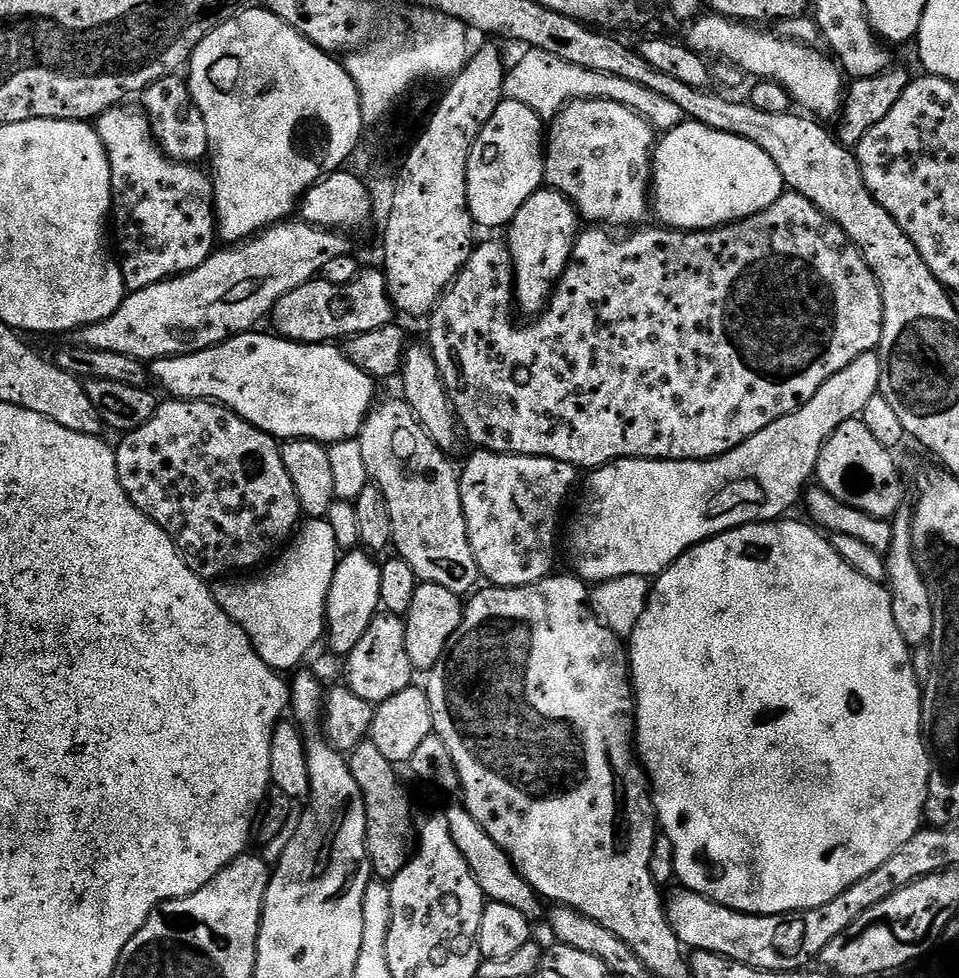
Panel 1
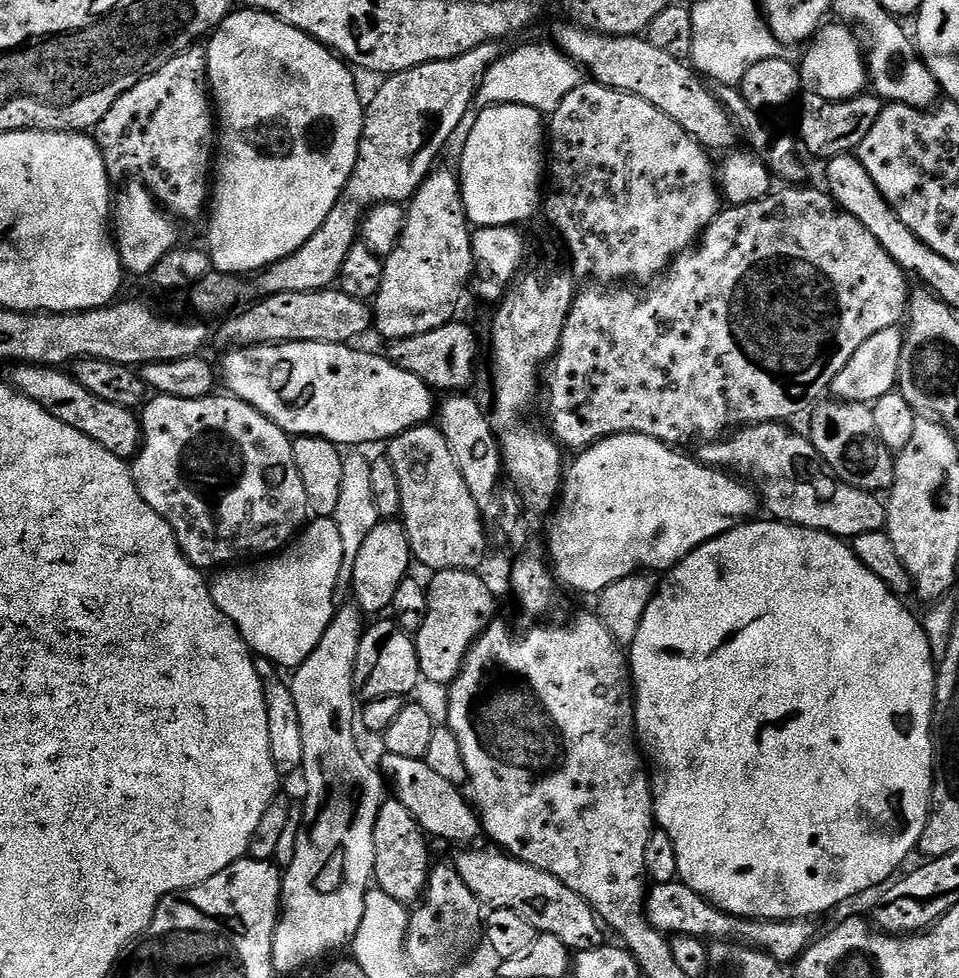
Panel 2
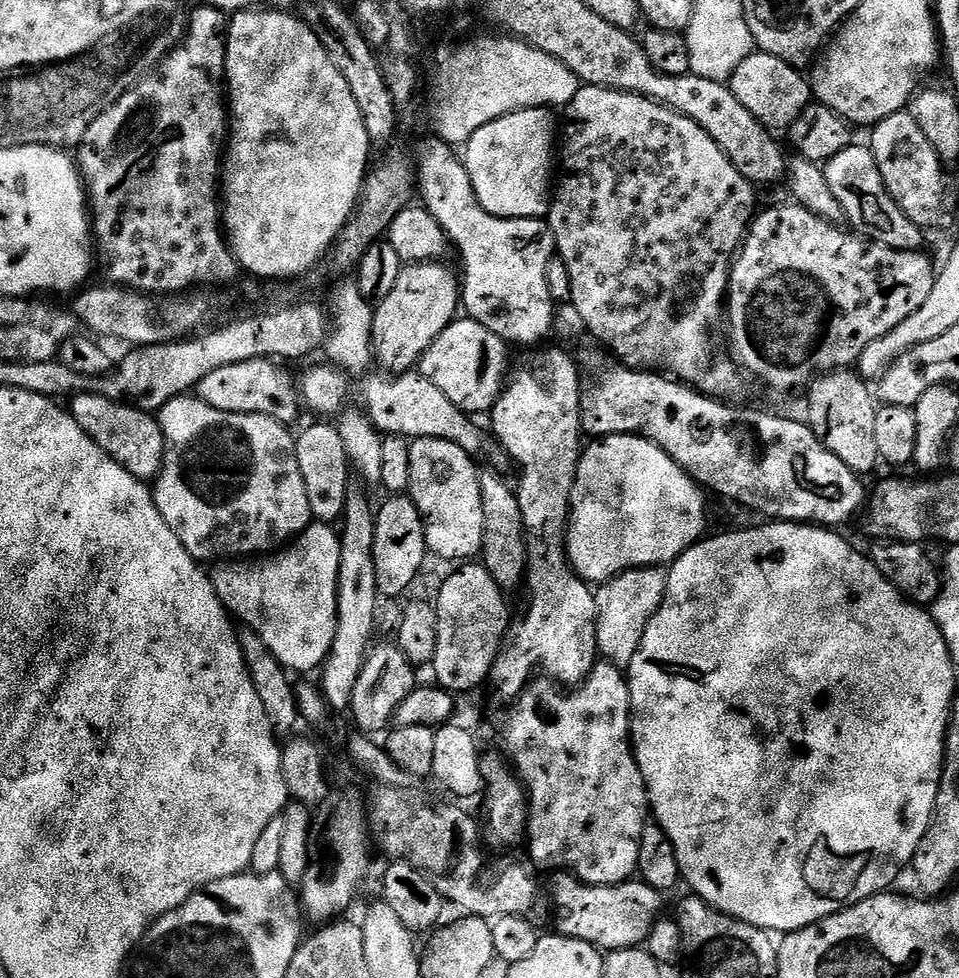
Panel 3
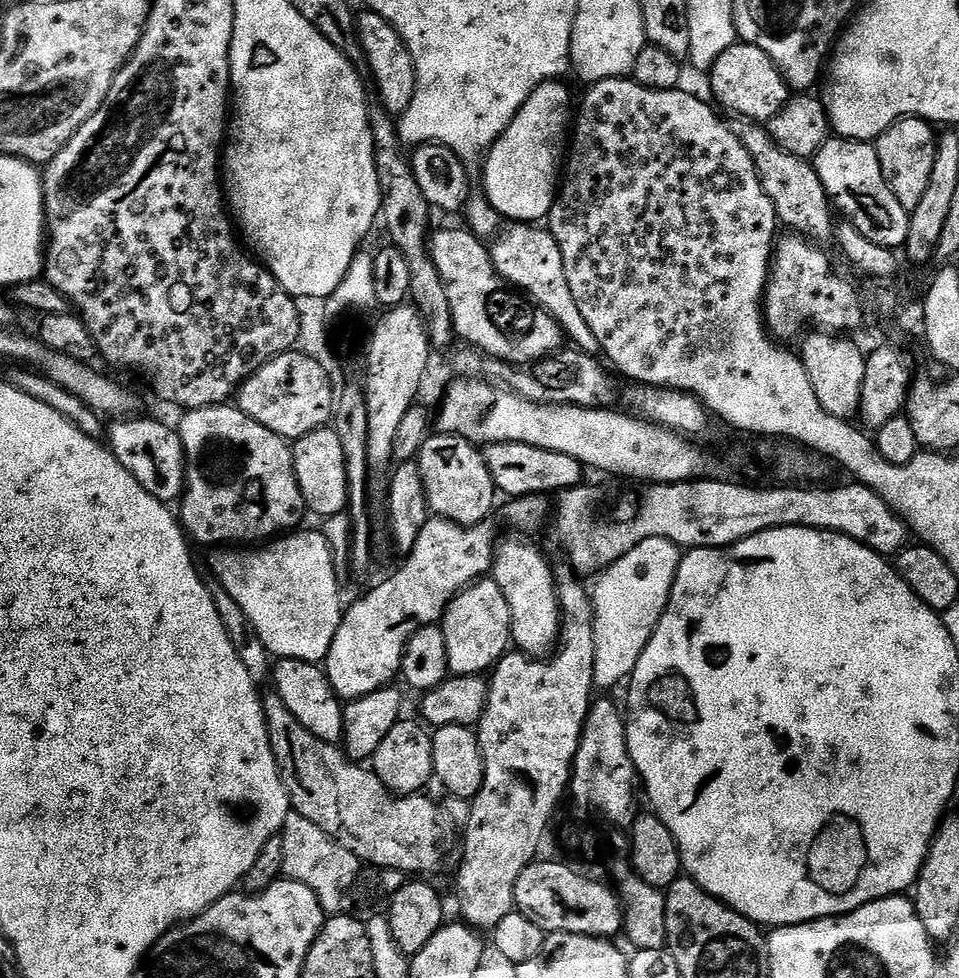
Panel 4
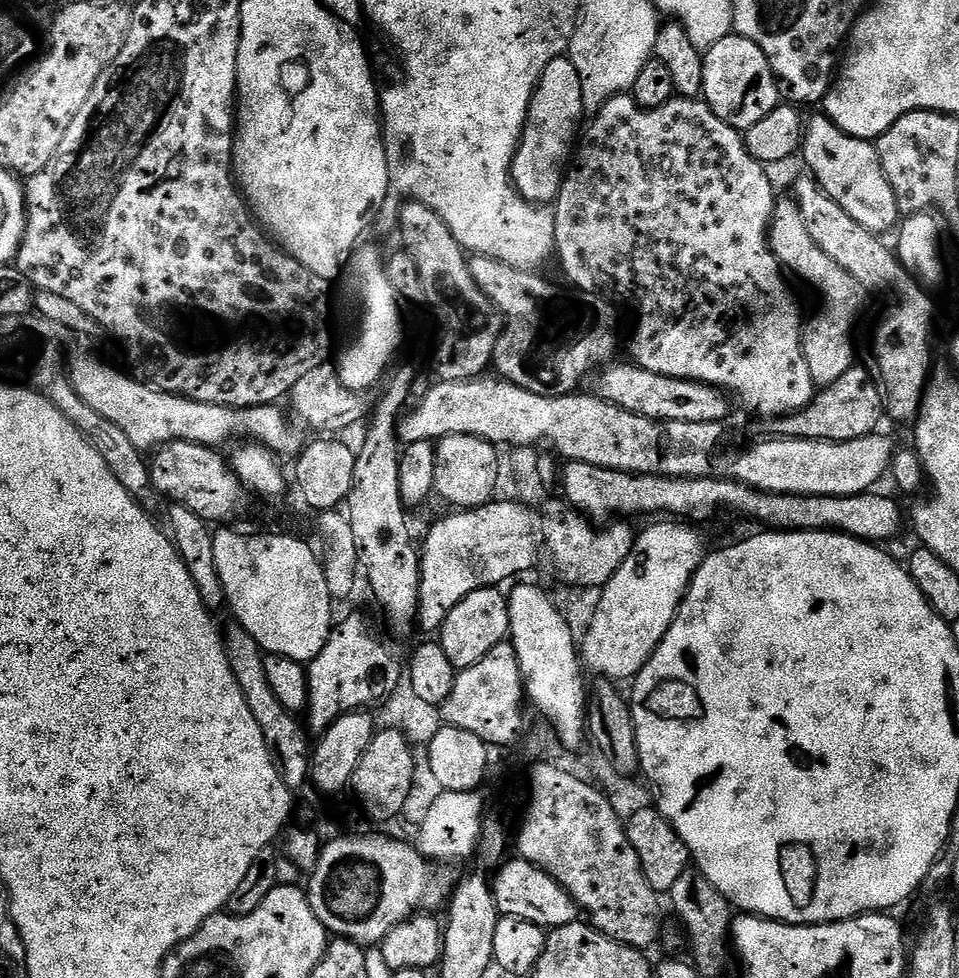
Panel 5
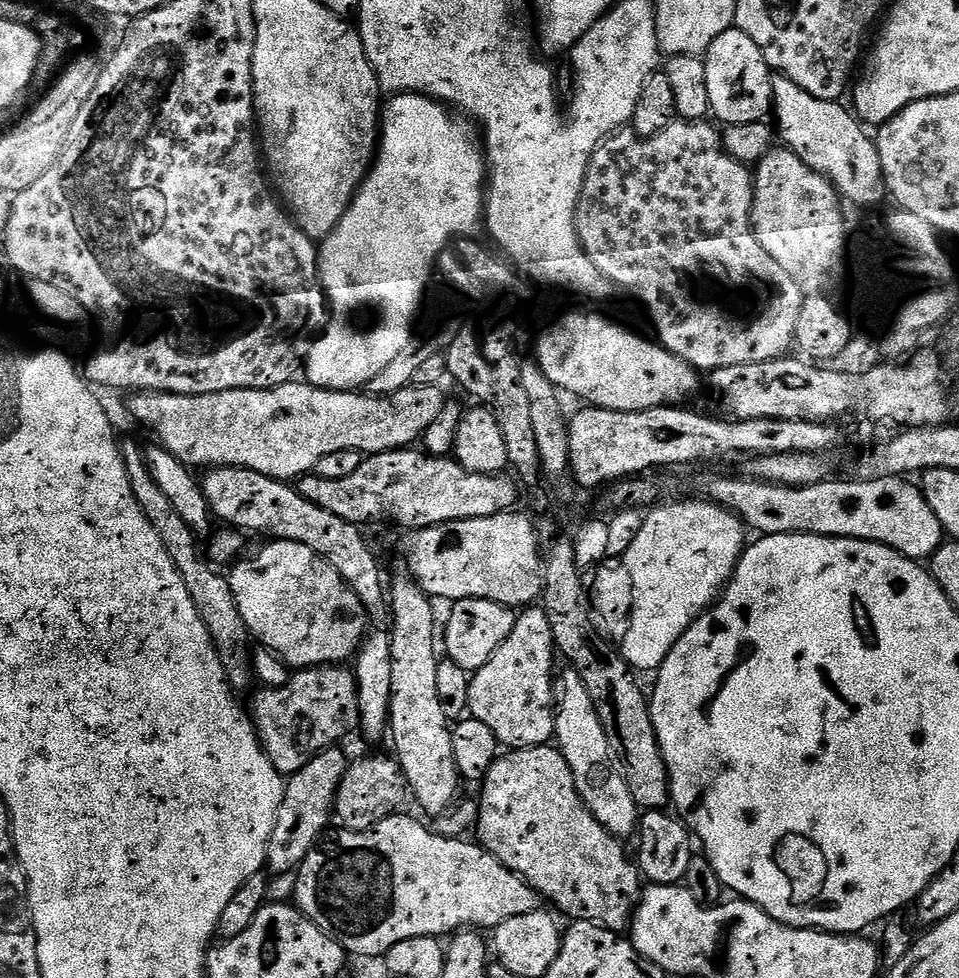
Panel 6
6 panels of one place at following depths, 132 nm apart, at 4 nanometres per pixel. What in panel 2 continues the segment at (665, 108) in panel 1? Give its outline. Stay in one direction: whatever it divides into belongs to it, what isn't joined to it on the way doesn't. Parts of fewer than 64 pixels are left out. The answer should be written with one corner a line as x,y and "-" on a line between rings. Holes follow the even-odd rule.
524,44
521,48
505,51
488,70
480,86
478,100
481,105
513,104
530,106
541,114
552,111
582,82
579,64
565,56
559,48
544,44
-
482,102
482,103
481,103

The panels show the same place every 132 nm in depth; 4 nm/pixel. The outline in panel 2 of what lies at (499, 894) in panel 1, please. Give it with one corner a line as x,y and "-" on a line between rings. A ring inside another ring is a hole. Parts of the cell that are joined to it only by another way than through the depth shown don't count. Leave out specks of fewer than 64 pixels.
384,752
381,757
379,771
386,777
391,791
392,788
396,791
393,792
395,799
400,800
406,810
410,810
425,834
432,838
437,836
440,840
453,840
460,844
456,846
468,846
479,841
476,839
481,839
482,825
479,815
469,797
465,793
463,796
460,793
463,791
457,785
446,782
446,778
441,778
436,771
430,770
425,760
402,758
399,754
389,752

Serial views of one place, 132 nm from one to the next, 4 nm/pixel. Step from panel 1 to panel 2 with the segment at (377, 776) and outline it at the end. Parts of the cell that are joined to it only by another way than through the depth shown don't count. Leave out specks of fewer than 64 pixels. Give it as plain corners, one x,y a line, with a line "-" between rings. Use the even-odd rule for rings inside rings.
395,798
385,799
378,810
374,826
374,884
381,888
390,898
402,905
412,906
423,897
428,886
428,843
429,837
421,830
420,823

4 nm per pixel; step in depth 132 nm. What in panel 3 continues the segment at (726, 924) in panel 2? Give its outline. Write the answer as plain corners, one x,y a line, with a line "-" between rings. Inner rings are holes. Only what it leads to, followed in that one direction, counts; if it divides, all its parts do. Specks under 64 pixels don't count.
556,874
552,880
552,908
556,911
556,928
555,931
562,936
569,936
575,940
585,940
590,942
595,948
603,950
605,953
613,952
619,948
638,948
641,947
647,941
648,937
652,934
652,927
656,924
656,921
661,919
662,912
660,907
663,906
665,898
662,892
658,889
650,887
650,885
644,883
640,878
633,878
631,880
625,880
623,884
611,884
610,886
598,886
597,884
583,884
578,877
571,874

